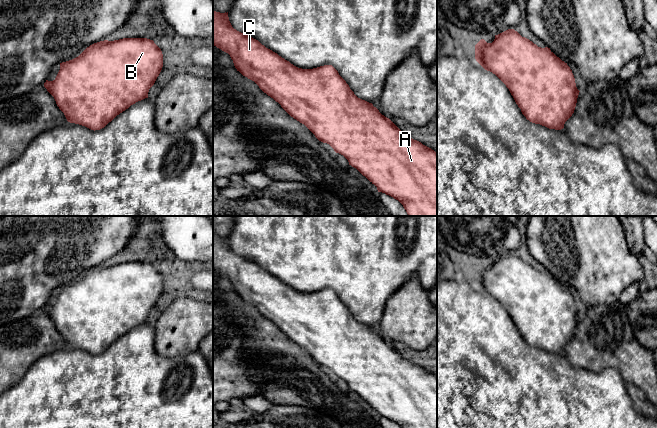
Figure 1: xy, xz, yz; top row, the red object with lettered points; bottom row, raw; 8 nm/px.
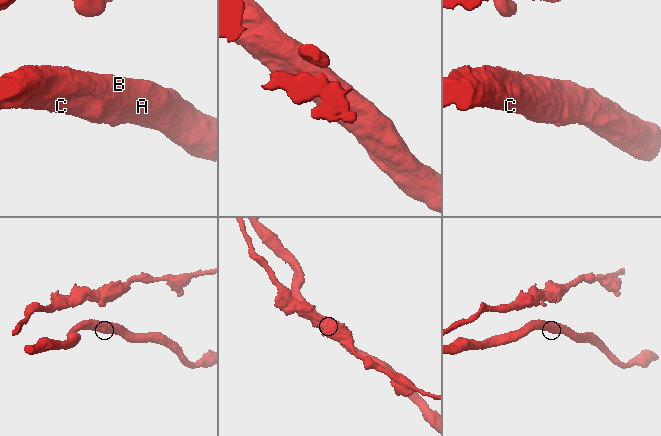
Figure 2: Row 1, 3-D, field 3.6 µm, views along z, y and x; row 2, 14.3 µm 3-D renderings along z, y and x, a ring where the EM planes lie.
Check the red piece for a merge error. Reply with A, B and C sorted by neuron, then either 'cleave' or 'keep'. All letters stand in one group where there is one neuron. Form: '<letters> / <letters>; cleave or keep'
A B C; keep

